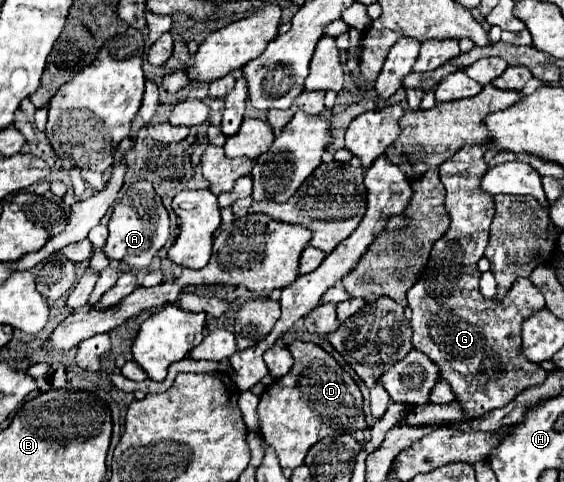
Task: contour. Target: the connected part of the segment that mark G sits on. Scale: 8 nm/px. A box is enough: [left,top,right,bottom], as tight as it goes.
[408,145,546,419]

